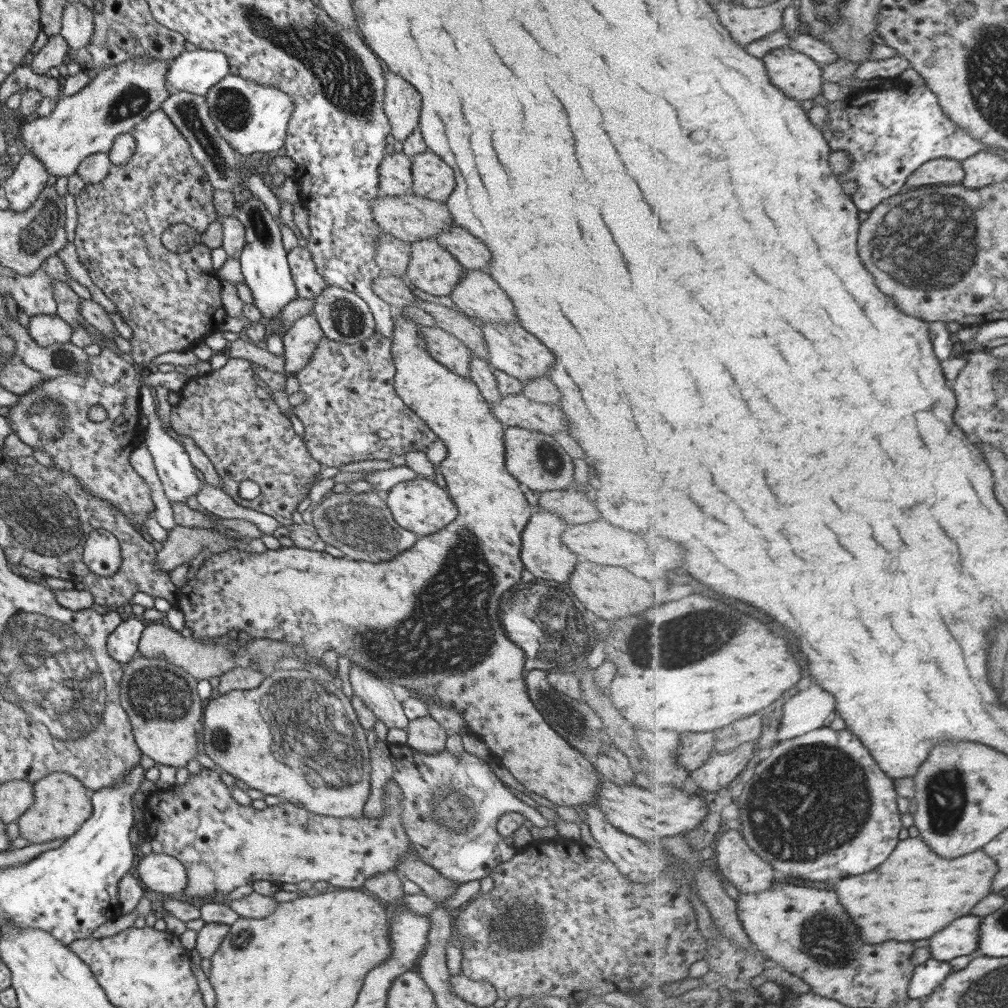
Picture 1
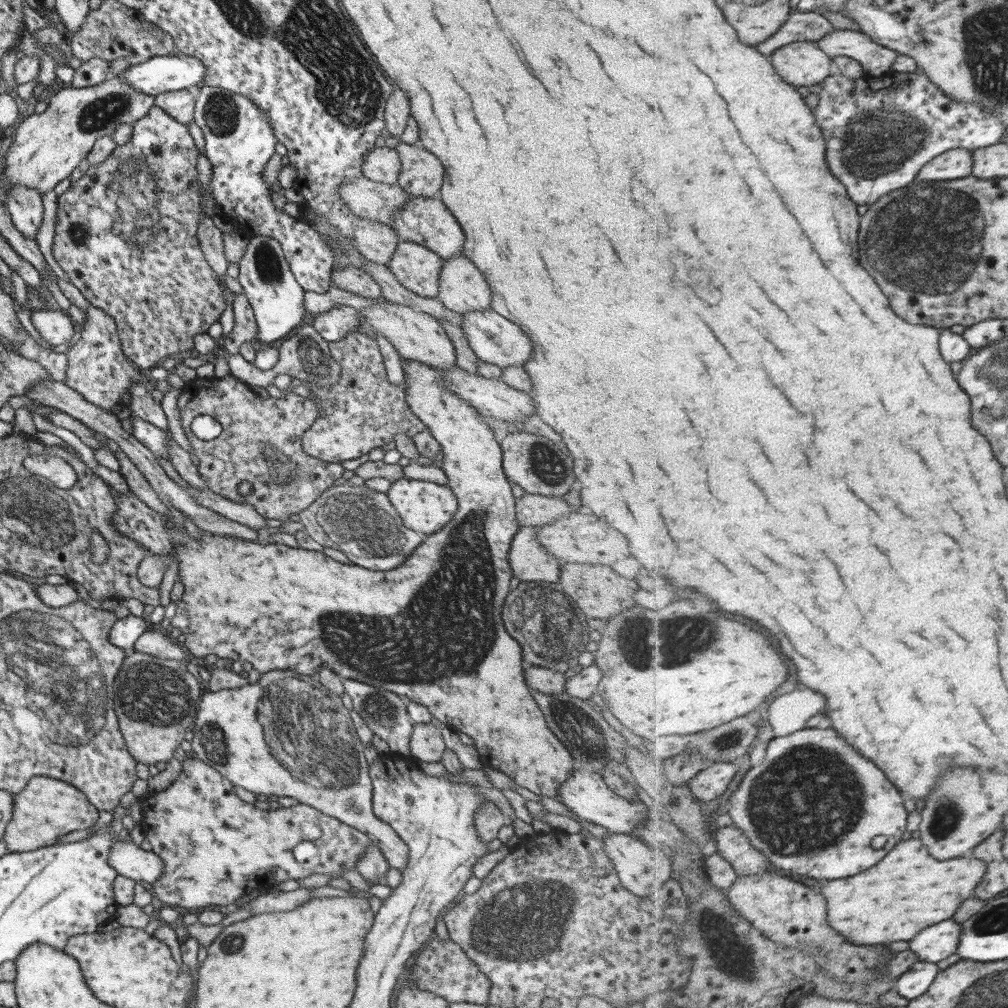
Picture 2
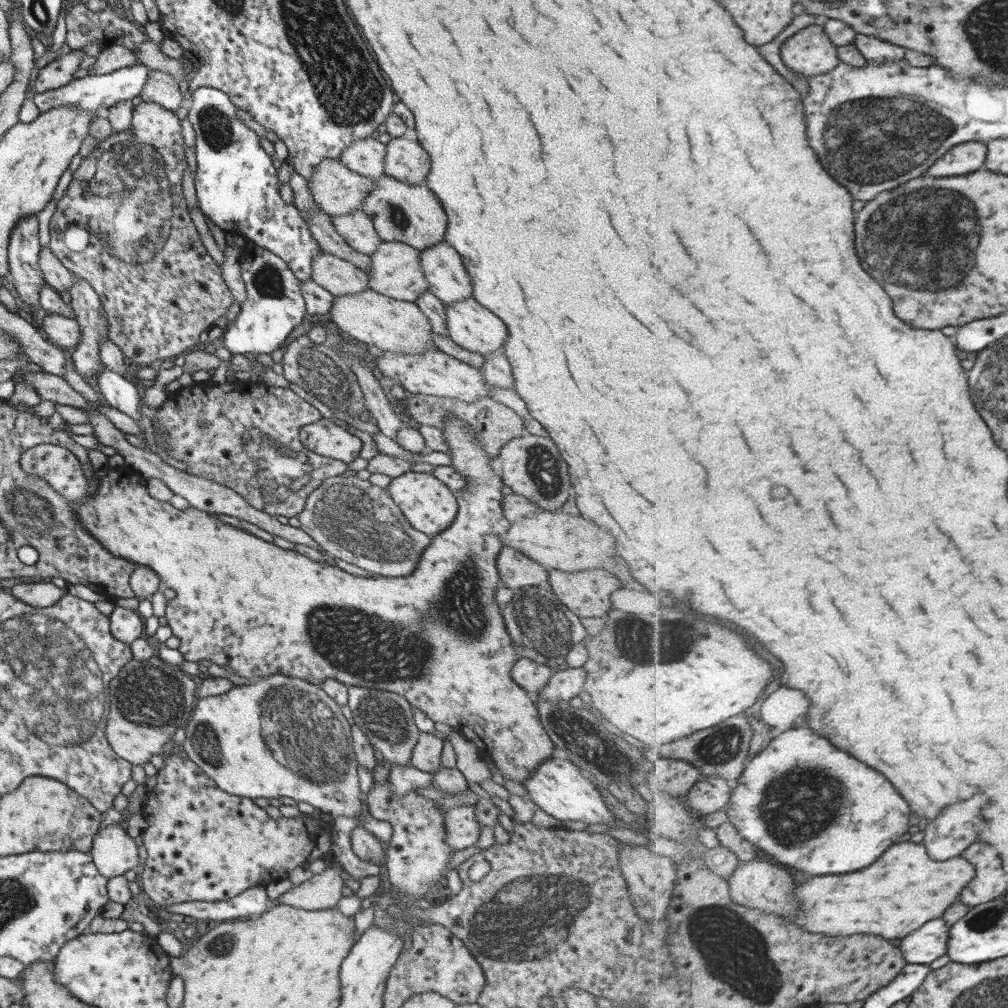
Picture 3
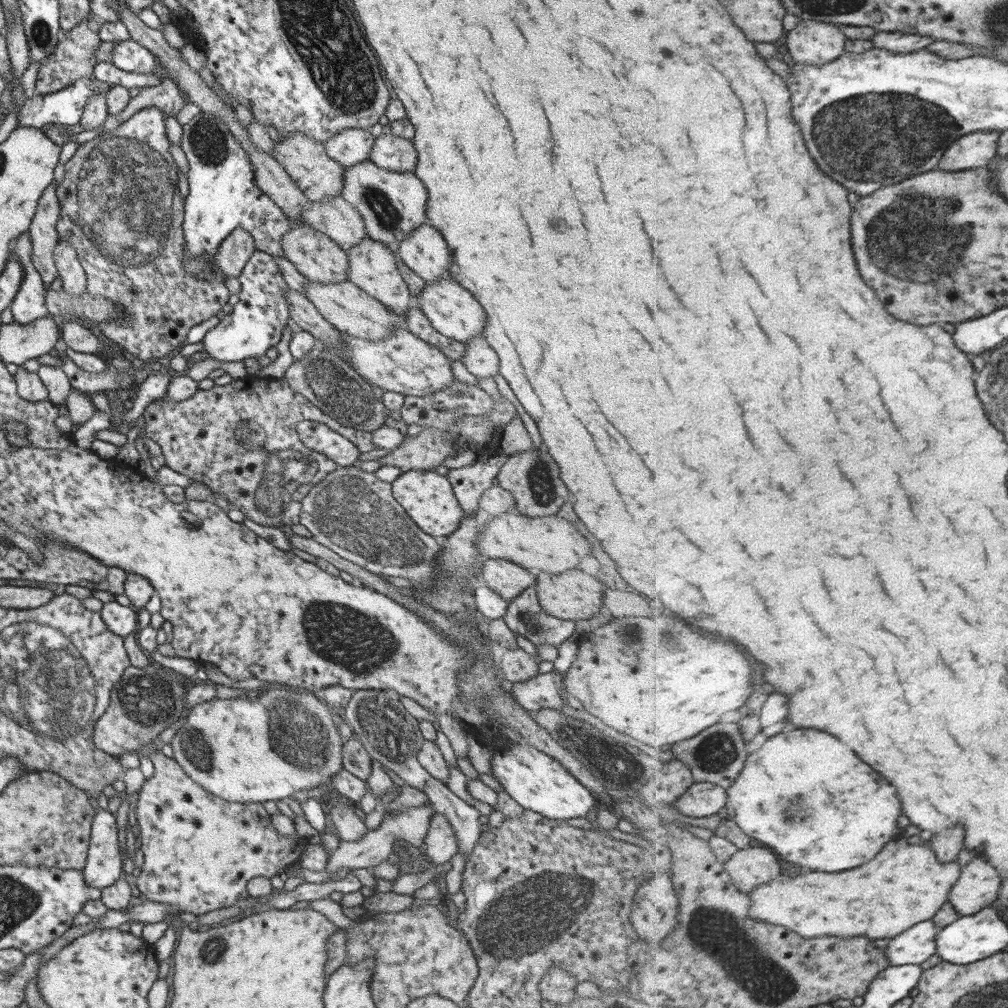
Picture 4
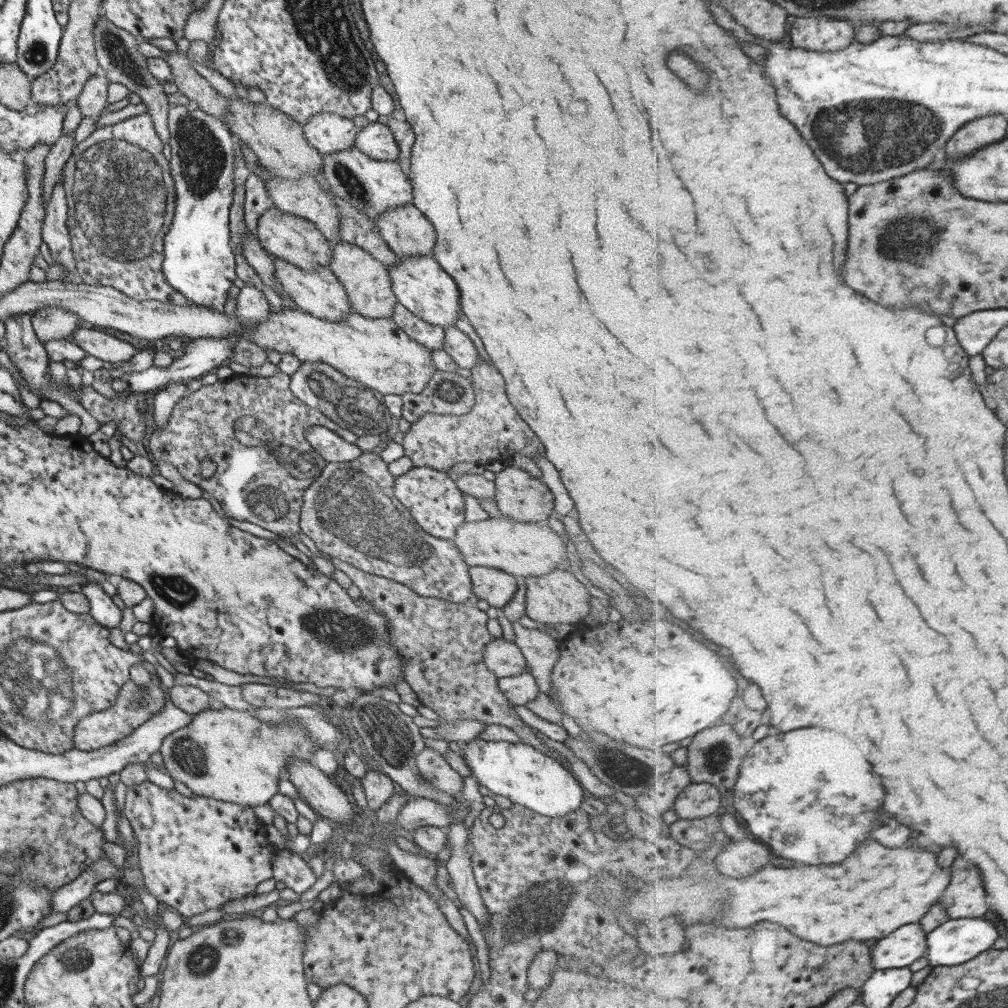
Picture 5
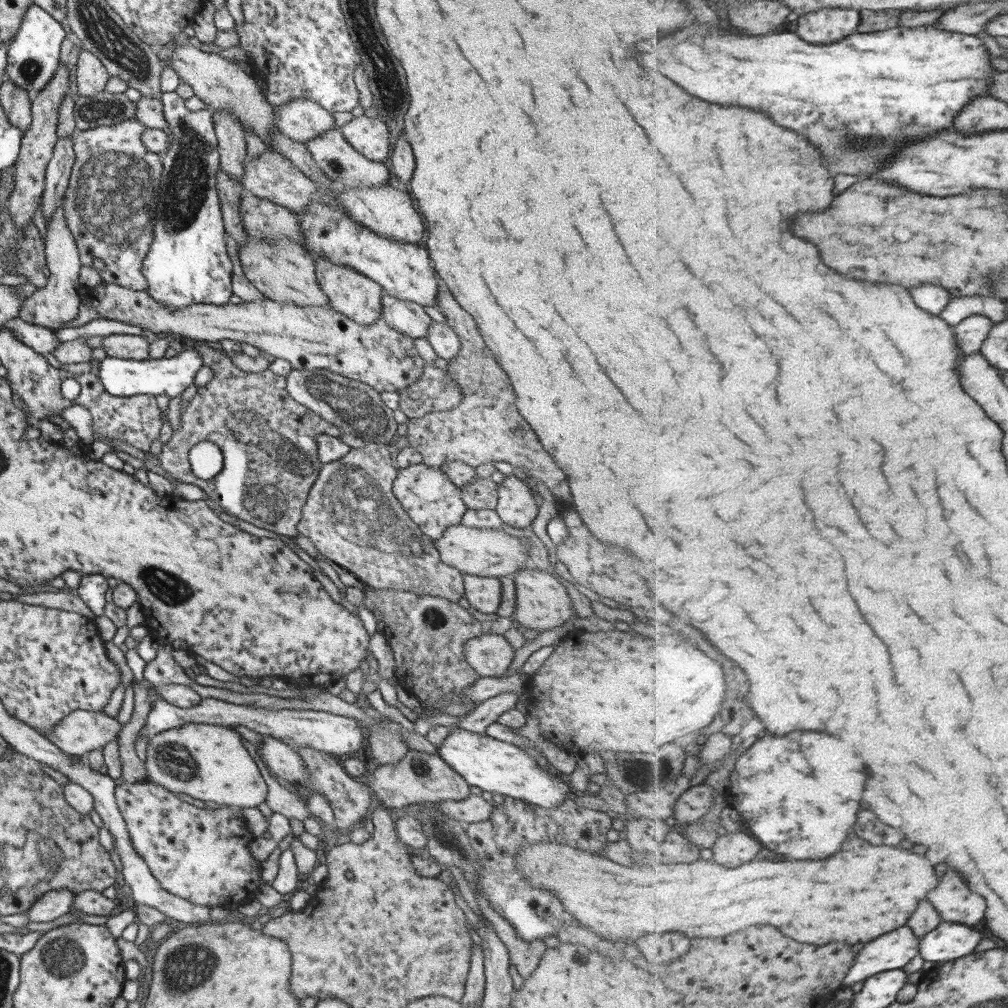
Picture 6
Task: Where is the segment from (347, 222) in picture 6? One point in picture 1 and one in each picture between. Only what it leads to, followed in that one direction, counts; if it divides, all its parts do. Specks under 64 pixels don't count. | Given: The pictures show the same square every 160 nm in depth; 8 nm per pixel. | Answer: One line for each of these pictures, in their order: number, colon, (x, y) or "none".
1: (510, 349)
2: (494, 340)
3: (471, 326)
4: (451, 310)
5: (419, 284)

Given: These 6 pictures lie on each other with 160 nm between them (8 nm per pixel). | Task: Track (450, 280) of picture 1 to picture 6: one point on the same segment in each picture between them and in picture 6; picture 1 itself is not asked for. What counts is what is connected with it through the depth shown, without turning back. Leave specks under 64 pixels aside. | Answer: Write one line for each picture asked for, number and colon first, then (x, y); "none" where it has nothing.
2: (416, 268)
3: (395, 271)
4: (372, 267)
5: (366, 281)
6: (349, 292)

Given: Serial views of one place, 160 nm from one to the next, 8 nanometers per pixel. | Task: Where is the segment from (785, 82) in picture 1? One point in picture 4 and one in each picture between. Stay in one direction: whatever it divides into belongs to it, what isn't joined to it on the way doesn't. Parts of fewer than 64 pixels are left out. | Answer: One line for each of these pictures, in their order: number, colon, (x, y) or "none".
2: (803, 63)
3: (810, 51)
4: (810, 42)

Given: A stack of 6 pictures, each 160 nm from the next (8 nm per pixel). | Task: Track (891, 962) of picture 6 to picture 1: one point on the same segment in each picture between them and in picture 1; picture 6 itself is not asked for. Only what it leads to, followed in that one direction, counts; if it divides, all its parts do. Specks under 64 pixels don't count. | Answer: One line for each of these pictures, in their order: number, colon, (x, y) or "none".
1: (962, 938)
2: (937, 943)
3: (932, 941)
4: (917, 945)
5: (901, 949)

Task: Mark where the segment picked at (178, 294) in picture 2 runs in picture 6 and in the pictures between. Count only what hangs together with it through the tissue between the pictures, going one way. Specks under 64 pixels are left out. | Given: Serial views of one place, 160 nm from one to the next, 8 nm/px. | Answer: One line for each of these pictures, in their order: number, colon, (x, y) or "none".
3: (160, 289)
4: (101, 218)
5: (124, 160)
6: (107, 206)

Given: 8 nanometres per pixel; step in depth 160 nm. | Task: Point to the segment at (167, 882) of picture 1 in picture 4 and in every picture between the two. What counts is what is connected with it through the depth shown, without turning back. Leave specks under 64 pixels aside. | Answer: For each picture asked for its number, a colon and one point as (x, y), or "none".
2: (131, 862)
3: (113, 852)
4: (102, 868)

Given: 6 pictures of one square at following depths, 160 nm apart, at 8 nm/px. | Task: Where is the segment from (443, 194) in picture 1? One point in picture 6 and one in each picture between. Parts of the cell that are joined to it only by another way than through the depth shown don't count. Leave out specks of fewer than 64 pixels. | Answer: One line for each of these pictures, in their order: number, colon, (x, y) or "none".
2: (421, 174)
3: (404, 160)
4: (396, 154)
5: (375, 140)
6: (368, 136)

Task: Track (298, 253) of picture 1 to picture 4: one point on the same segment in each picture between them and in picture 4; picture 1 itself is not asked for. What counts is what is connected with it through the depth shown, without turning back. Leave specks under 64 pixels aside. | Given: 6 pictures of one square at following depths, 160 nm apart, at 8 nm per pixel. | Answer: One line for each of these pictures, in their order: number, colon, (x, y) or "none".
2: (238, 139)
3: (235, 182)
4: (222, 195)

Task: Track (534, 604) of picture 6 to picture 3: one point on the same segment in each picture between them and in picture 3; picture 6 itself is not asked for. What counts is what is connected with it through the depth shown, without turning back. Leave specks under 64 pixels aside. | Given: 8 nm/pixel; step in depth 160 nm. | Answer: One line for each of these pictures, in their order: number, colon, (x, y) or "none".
3: (585, 594)
4: (571, 595)
5: (557, 597)

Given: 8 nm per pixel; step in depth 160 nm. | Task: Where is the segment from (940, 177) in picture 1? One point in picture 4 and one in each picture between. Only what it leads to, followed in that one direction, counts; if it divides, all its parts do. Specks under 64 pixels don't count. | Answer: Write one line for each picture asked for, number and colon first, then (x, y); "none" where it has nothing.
2: (958, 163)
3: (970, 157)
4: (978, 149)

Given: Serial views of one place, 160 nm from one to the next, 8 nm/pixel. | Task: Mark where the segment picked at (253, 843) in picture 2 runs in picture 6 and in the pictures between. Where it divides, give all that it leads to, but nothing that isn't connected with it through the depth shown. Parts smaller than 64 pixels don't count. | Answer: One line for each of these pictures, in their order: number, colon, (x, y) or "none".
3: (202, 844)
4: (198, 851)
5: (196, 853)
6: (202, 856)

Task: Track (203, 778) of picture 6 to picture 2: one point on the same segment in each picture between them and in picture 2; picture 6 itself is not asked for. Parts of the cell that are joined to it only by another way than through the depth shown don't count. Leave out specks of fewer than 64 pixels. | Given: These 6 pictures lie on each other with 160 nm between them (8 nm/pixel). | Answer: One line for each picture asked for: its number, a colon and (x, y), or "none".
2: (286, 734)
3: (278, 736)
4: (286, 740)
5: (228, 755)

